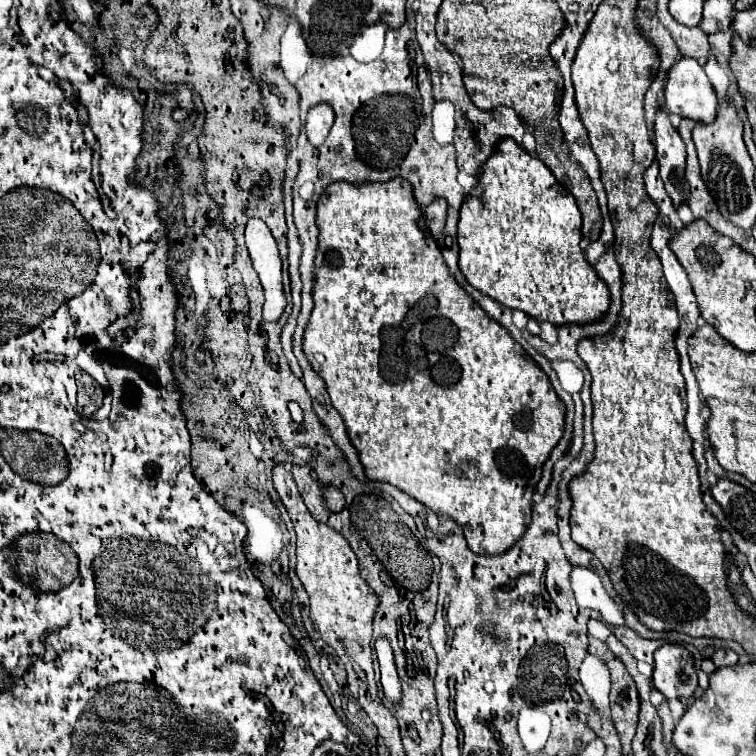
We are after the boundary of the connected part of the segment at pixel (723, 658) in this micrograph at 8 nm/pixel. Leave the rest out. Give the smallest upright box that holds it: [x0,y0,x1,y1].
[712,650,738,668]

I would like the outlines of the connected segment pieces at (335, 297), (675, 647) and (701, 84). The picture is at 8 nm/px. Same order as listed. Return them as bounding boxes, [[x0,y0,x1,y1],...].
[[304,178,566,554],[654,644,698,698],[664,58,718,124]]

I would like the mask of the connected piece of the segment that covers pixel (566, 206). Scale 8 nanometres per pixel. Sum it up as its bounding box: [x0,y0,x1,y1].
[460,140,608,326]

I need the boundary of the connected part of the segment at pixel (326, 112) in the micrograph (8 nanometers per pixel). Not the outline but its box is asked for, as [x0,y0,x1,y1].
[304,104,334,146]

